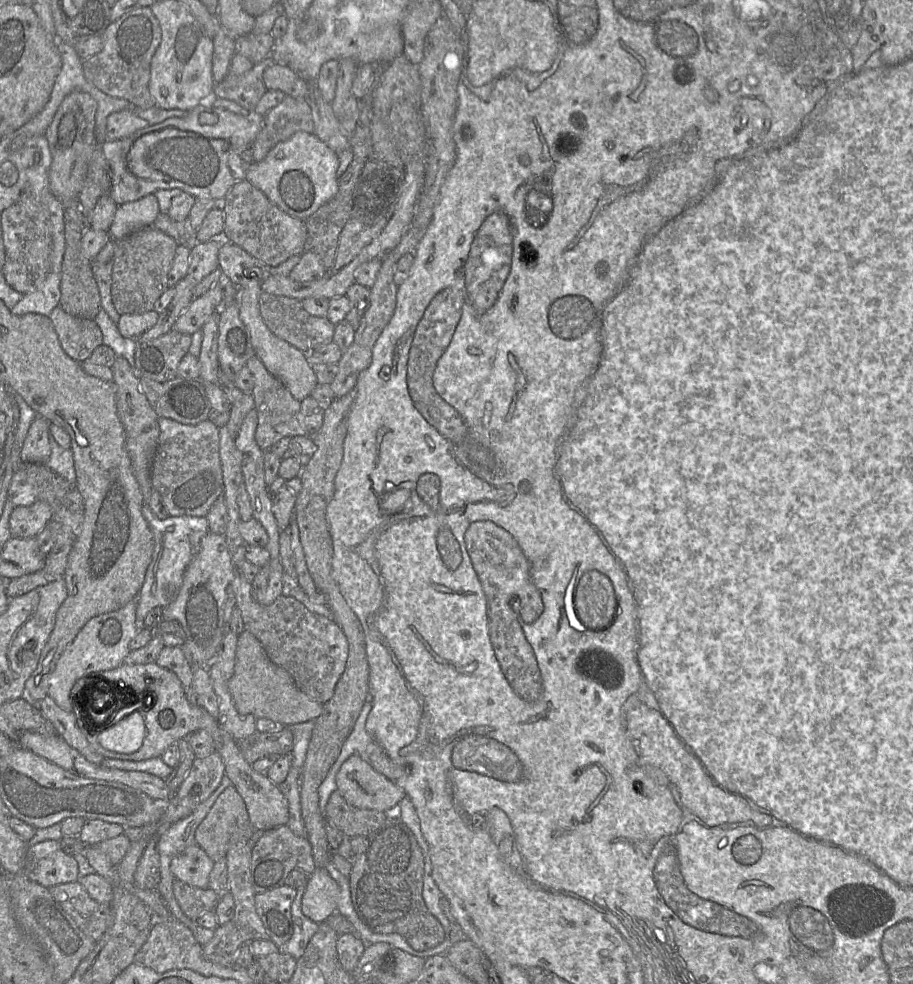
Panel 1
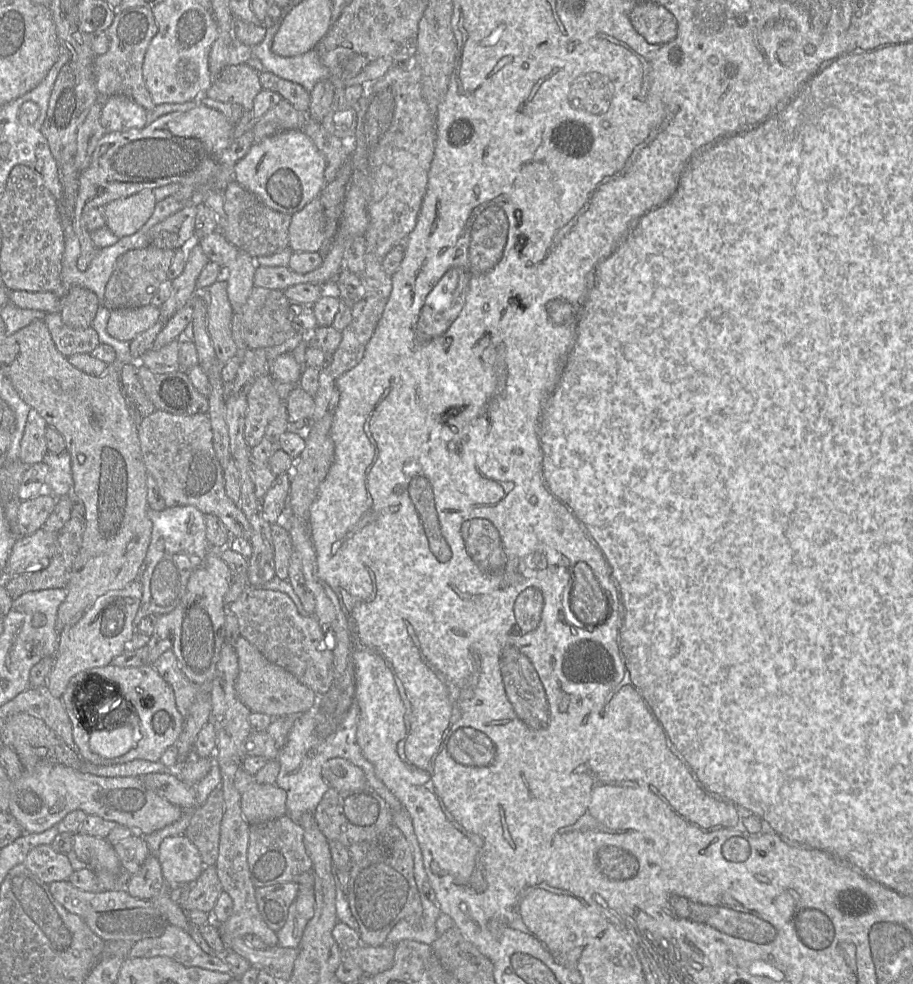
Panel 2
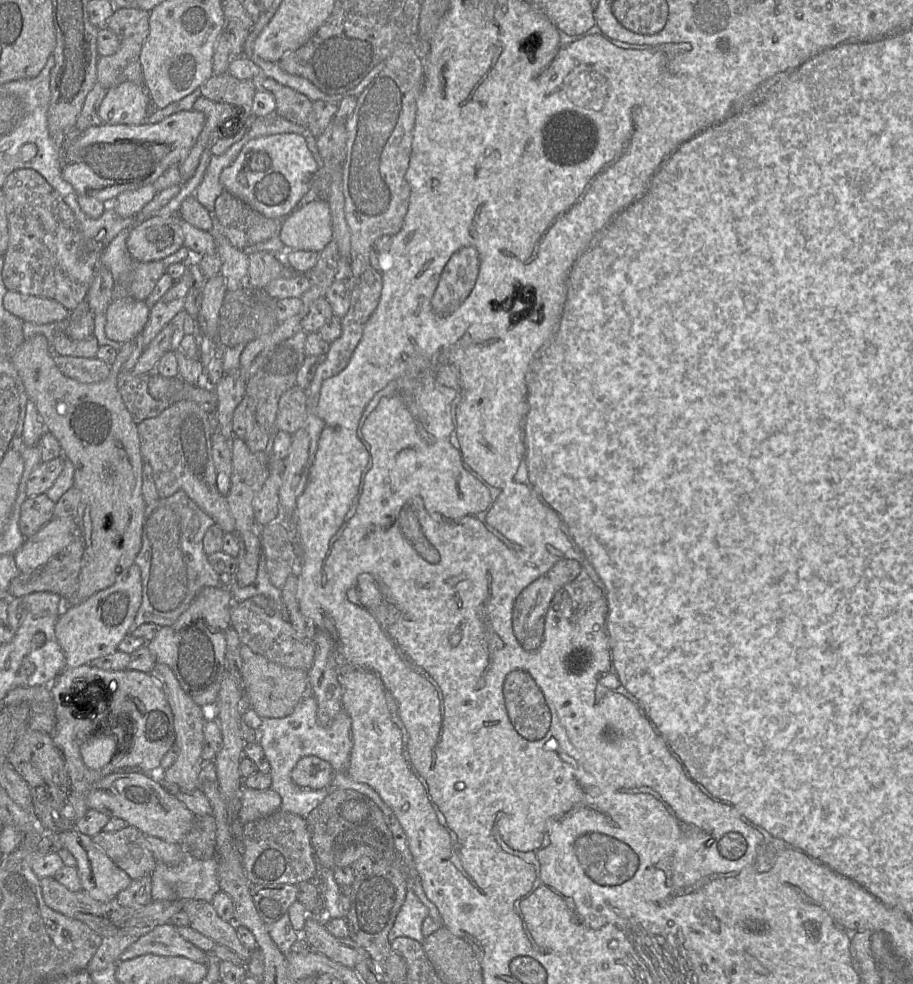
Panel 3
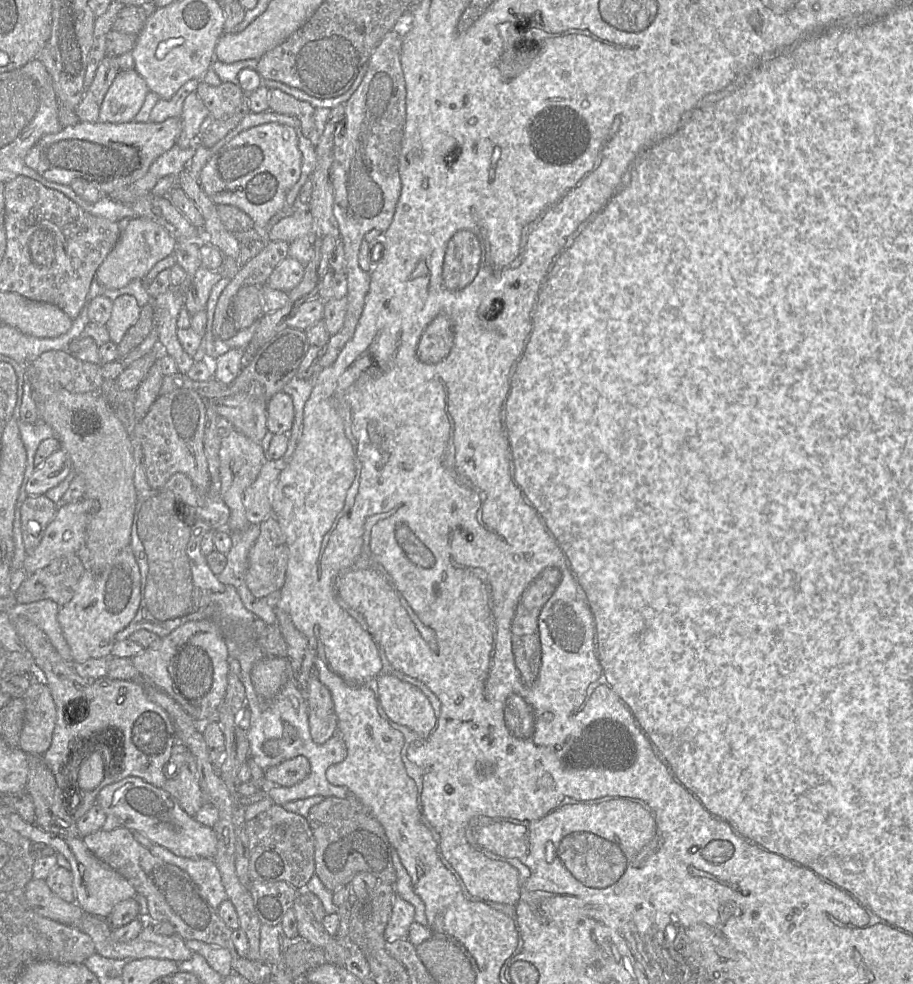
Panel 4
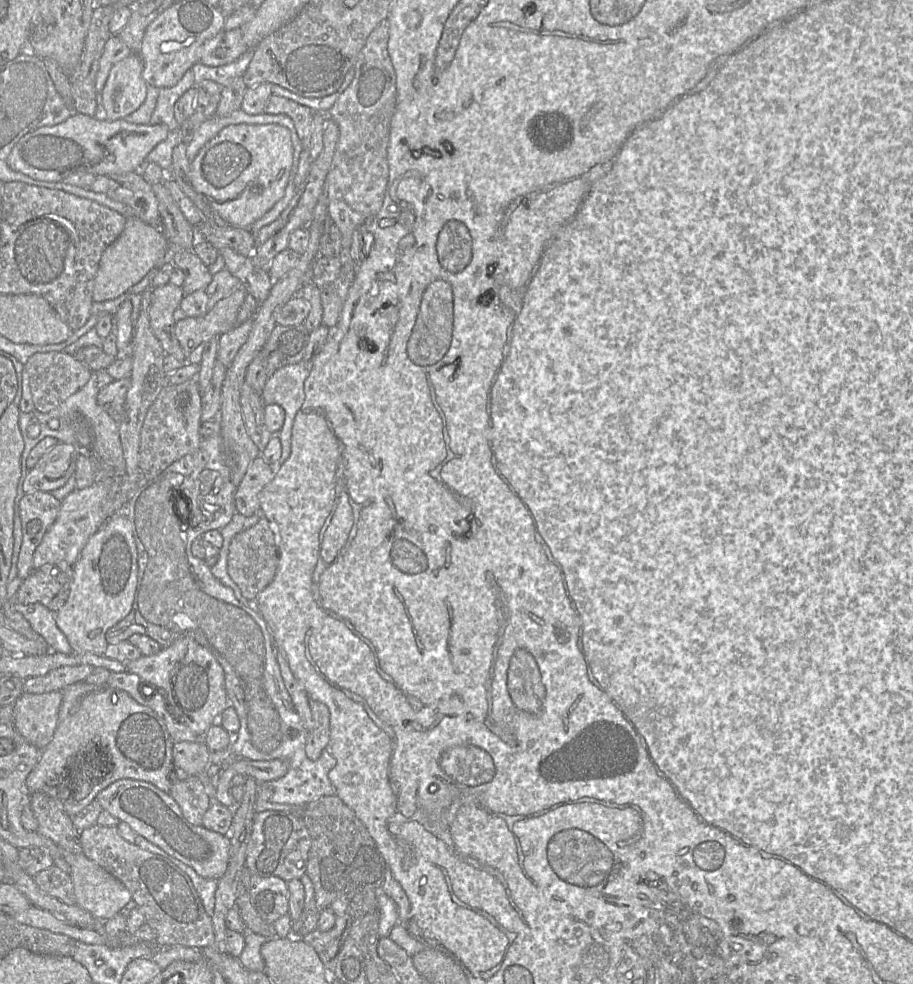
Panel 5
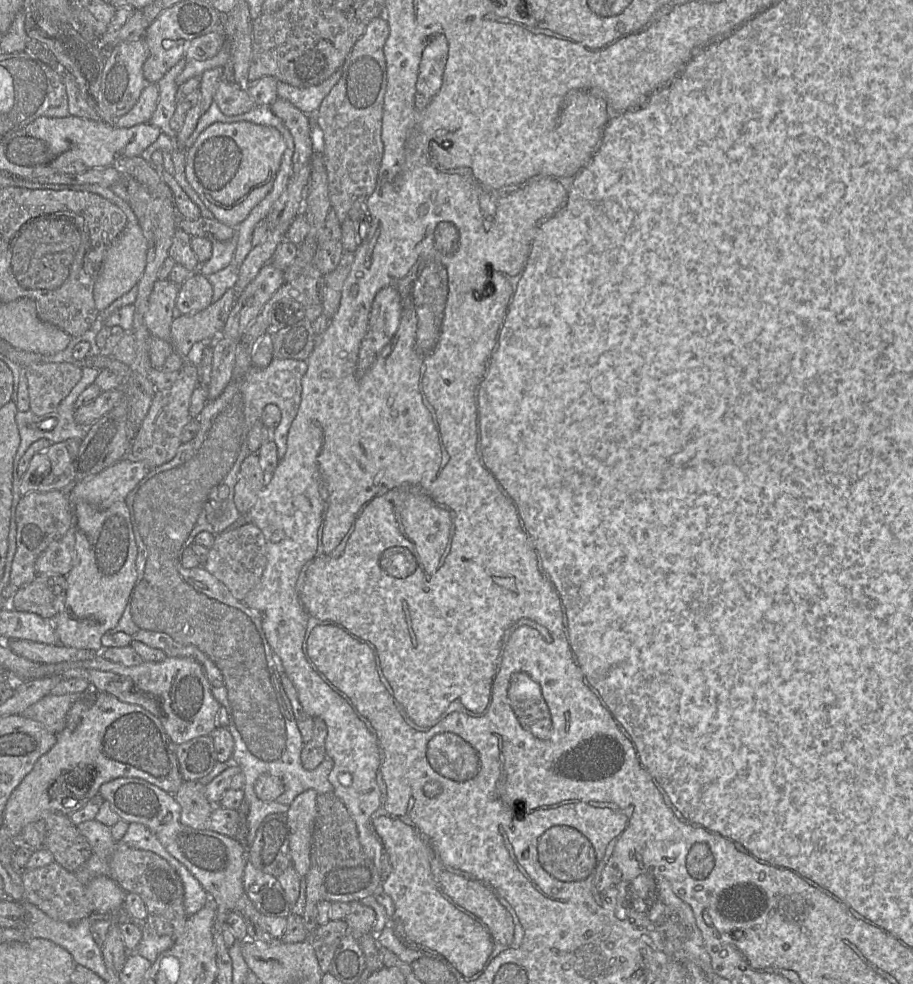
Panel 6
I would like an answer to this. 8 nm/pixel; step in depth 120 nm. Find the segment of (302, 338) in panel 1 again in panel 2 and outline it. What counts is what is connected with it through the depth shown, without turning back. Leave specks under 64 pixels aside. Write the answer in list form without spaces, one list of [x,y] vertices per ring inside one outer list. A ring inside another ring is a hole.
[[[253,287],[246,303],[232,317],[232,336],[239,350],[253,351],[282,344],[297,331],[289,319],[290,300],[283,291]]]

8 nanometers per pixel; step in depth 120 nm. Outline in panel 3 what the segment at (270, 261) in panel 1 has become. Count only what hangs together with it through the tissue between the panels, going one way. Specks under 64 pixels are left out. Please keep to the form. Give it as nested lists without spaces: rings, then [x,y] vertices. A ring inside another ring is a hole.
[[[228,191],[216,199],[213,216],[230,243],[240,250],[267,241],[281,228],[278,219],[263,216]]]

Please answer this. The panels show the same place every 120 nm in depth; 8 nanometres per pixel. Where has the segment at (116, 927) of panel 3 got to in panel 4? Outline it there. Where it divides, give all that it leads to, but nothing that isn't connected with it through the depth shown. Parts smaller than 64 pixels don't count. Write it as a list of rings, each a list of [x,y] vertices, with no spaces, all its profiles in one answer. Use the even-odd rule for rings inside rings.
[[[32,879],[29,881],[25,887],[25,897],[31,909],[37,914],[65,925],[77,926],[79,920],[83,918],[84,915],[91,915],[85,913],[76,902],[69,903],[58,897],[43,879]]]

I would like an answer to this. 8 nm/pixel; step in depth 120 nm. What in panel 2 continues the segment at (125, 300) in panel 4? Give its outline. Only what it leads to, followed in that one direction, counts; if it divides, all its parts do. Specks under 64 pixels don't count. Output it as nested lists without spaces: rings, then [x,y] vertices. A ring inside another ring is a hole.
[[[152,304],[138,308],[111,310],[107,332],[113,338],[131,342],[160,320],[159,308]]]

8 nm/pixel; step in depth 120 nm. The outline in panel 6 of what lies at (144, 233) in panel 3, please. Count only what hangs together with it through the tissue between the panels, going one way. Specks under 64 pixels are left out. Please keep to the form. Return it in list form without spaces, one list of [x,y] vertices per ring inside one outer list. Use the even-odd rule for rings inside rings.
[[[127,222],[122,232],[107,249],[98,273],[93,298],[98,311],[104,310],[116,299],[137,285],[142,276],[147,260],[147,240],[138,222]]]

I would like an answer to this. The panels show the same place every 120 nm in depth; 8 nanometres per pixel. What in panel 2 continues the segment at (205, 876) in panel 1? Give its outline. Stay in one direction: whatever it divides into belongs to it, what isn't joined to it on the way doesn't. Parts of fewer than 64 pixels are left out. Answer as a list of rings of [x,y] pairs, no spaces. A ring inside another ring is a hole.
[[[185,835],[165,838],[157,859],[163,878],[171,888],[191,886],[204,870],[199,850]]]

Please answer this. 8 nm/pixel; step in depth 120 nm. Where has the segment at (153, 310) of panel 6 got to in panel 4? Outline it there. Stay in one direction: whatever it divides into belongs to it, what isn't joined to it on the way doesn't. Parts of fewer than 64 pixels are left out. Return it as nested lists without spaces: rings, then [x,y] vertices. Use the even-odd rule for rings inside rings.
[[[170,288],[152,298],[154,306],[154,330],[157,333],[158,348],[176,361],[178,372],[186,374],[195,363],[181,346],[177,337],[177,319],[184,307],[184,296],[179,289]]]

